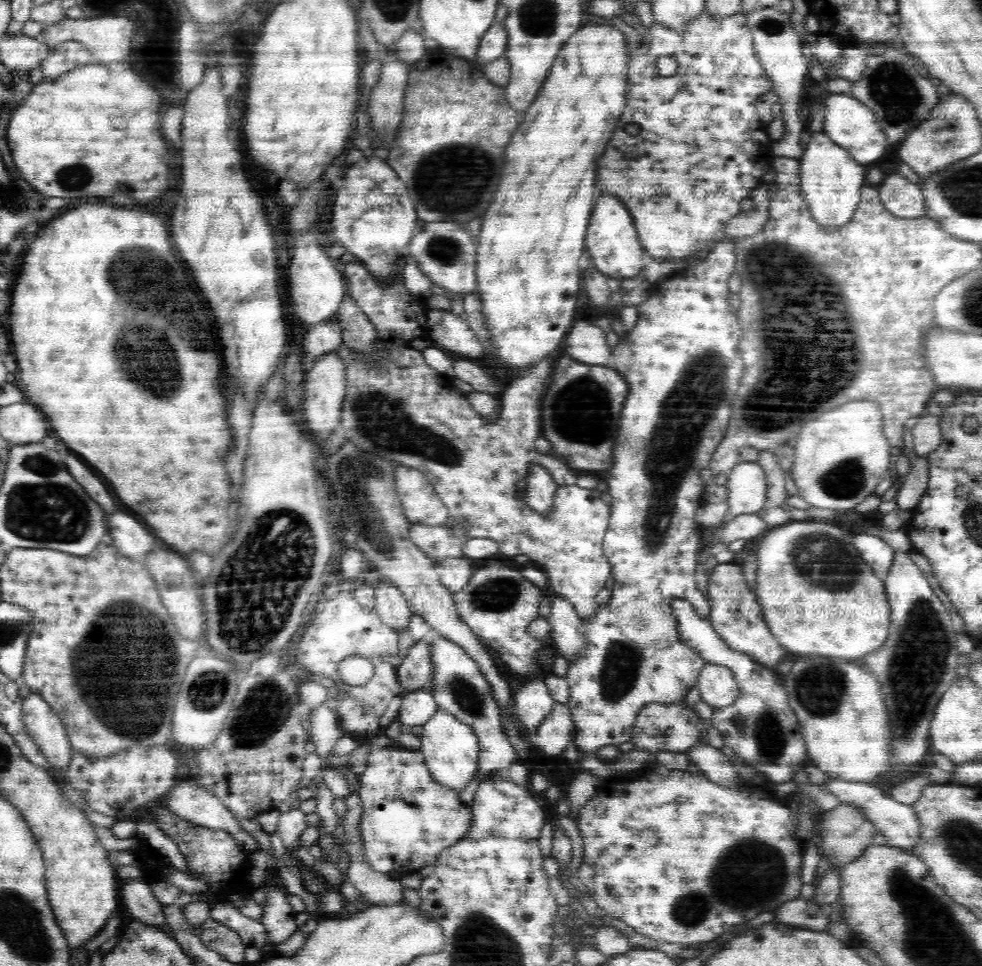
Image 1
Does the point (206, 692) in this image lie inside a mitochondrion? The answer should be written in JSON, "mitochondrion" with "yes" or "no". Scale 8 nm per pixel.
{"mitochondrion":"yes"}

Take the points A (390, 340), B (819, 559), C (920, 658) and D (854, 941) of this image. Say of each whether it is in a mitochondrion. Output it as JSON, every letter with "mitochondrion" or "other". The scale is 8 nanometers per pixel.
{"A":"other","B":"mitochondrion","C":"mitochondrion","D":"other"}

